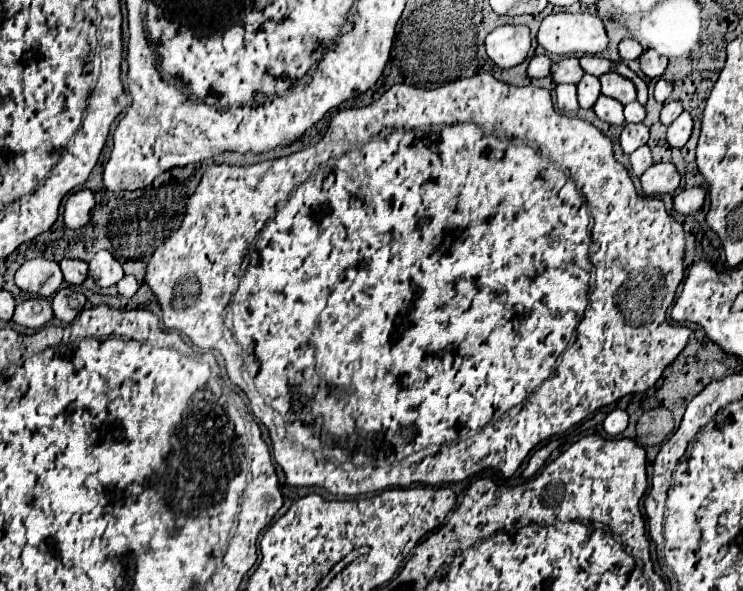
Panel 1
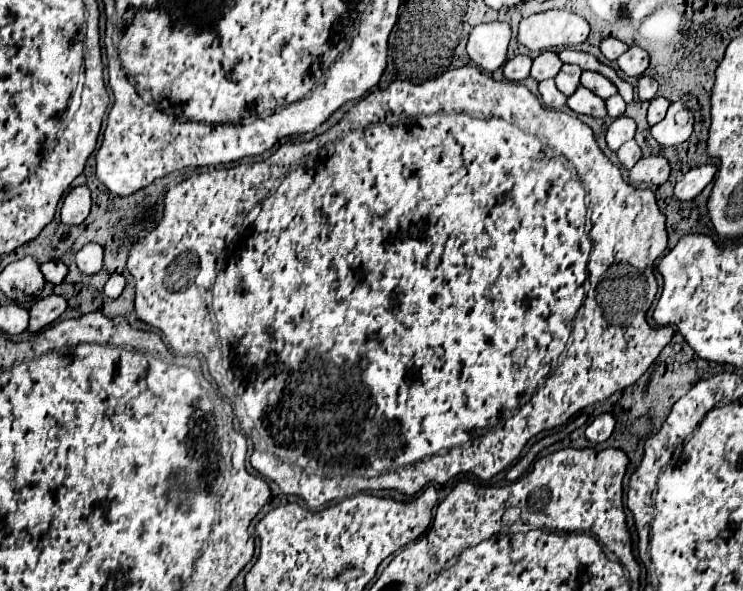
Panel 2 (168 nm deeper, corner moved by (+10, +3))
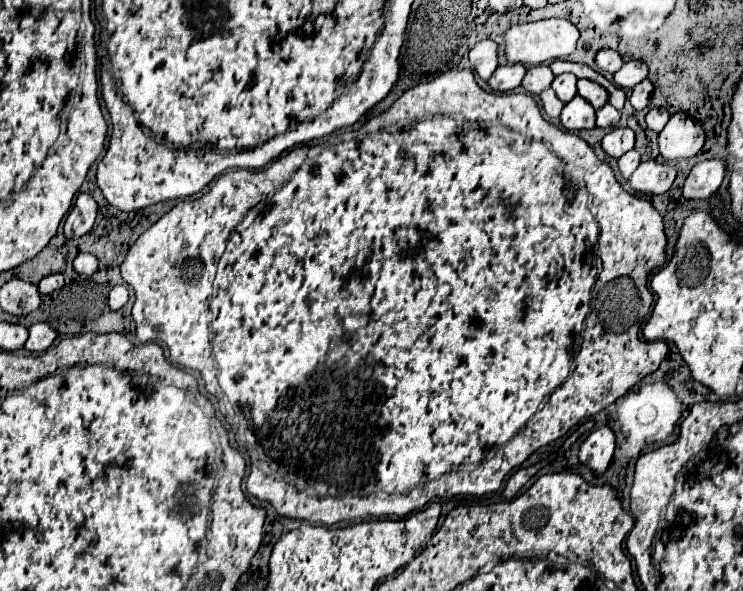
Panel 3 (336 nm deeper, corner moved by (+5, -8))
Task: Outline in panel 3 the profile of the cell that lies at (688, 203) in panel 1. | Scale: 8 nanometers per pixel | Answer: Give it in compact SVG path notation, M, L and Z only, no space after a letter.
M703 160L703 162L697 162L687 180L685 180L685 186L683 186L683 196L687 200L707 200L711 198L721 182L723 182L723 176L727 172L727 164L723 160Z

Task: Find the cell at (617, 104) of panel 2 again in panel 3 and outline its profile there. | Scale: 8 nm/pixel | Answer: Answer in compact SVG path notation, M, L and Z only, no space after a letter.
M609 104L601 106L599 110L595 110L595 114L597 114L597 128L615 126L617 120L619 120L619 110L615 110L615 108L609 106Z

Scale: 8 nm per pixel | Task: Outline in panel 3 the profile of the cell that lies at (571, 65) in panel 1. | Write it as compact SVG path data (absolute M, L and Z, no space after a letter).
M543 64L543 66L533 66L533 68L527 70L521 86L523 86L529 94L541 94L545 88L551 86L553 78L555 78L555 76L553 76L553 72L549 70L549 66L545 66L545 64Z

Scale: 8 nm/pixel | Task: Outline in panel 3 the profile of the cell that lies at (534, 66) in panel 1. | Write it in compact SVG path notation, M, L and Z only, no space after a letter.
M507 64L507 66L497 68L497 72L493 72L493 76L487 80L487 84L495 92L511 92L521 86L525 72L527 72L527 68L523 64Z

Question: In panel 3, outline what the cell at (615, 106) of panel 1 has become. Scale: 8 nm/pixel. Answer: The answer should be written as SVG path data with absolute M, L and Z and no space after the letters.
M581 96L569 100L561 110L561 126L565 130L581 130L595 128L595 110Z

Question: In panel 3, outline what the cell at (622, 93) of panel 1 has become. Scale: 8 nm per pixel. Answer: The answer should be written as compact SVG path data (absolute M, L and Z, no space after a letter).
M577 80L577 94L585 98L595 110L607 102L607 90L591 80Z

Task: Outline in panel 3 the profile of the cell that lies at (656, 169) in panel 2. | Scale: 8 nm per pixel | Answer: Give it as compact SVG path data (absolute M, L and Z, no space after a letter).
M655 160L641 162L637 170L631 174L629 184L637 192L649 192L649 194L665 194L673 180L675 180L675 166L659 164Z

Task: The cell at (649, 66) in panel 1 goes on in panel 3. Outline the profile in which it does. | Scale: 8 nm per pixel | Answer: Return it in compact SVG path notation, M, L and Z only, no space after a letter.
M631 60L621 66L617 74L613 74L613 80L619 88L633 88L641 80L647 78L647 66L641 60Z

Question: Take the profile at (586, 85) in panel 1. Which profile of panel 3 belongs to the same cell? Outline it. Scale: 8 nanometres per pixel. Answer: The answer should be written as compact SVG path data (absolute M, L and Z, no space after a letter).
M559 74L559 76L555 76L551 88L555 90L555 94L557 94L557 98L561 102L567 102L577 94L577 86L575 84L577 84L577 78L573 74Z

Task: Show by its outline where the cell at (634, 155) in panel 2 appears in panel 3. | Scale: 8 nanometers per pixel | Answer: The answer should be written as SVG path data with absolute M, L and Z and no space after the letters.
M629 150L629 152L625 152L625 154L617 160L621 176L627 180L627 178L633 174L633 170L639 166L639 162L641 162L641 156L639 156L637 150Z

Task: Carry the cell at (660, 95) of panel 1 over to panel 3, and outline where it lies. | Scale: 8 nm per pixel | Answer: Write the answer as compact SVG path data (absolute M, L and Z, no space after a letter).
M641 80L637 86L633 86L633 92L629 96L629 102L635 110L643 110L647 108L649 104L649 98L651 98L651 92L653 92L653 84L649 80Z

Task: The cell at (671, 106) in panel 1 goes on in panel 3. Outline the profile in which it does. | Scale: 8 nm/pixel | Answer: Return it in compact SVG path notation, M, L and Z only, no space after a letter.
M651 108L645 116L645 124L653 132L661 132L661 128L665 126L667 120L669 120L669 114L667 114L665 108Z

